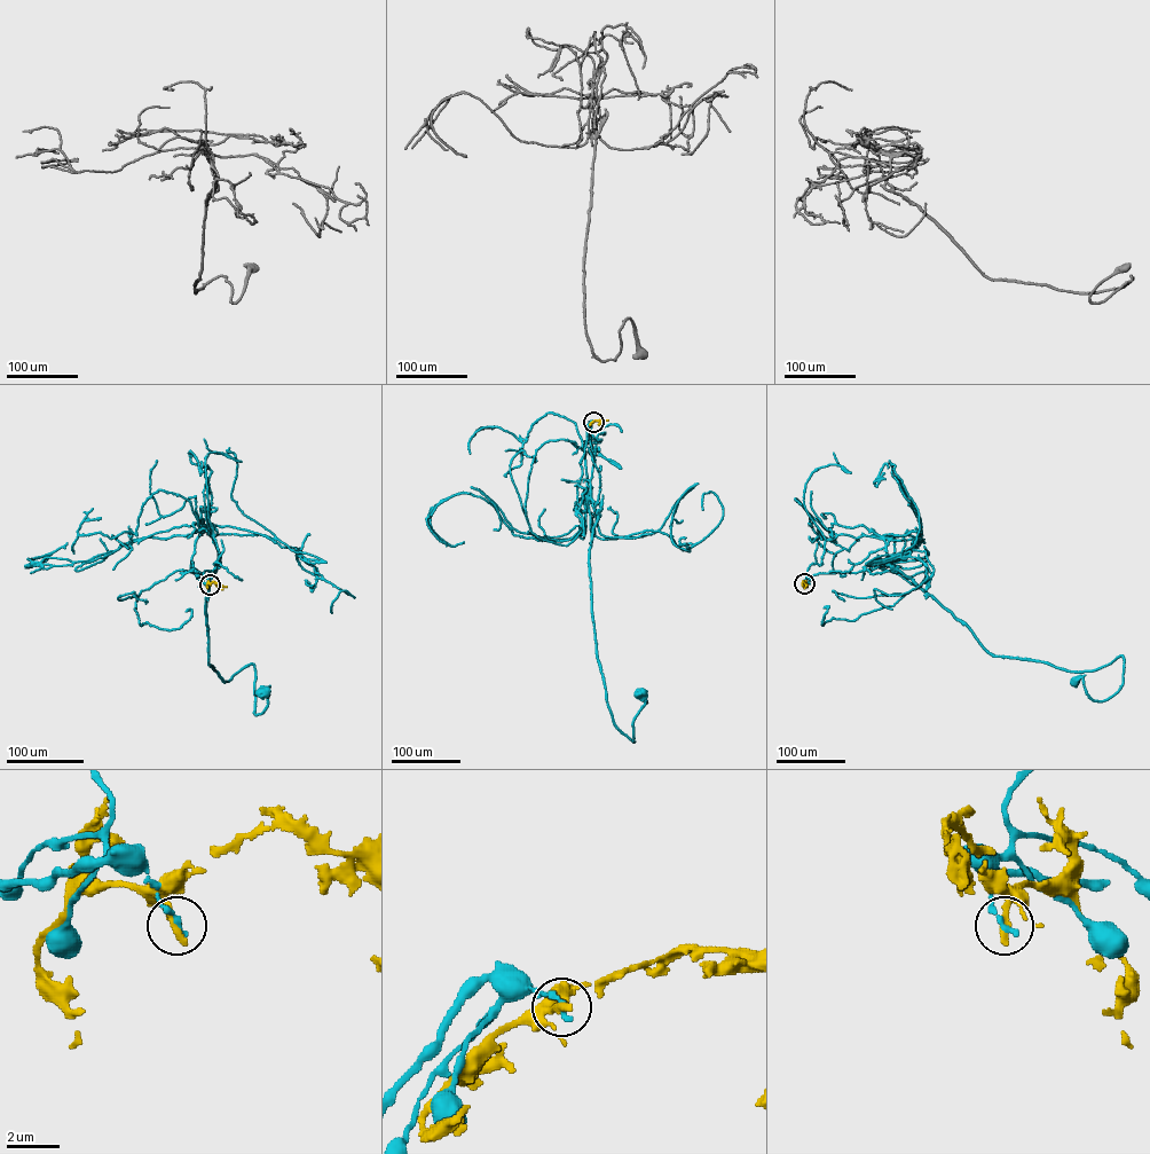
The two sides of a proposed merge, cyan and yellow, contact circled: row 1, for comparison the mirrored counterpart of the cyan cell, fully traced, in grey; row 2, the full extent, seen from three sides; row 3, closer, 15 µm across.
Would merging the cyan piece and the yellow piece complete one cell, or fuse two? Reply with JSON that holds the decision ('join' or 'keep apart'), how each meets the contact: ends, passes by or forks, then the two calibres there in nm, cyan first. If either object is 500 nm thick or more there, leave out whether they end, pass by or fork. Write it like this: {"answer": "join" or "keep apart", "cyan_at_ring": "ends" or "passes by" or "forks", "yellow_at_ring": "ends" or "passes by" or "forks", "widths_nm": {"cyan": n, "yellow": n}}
{"answer": "keep apart", "cyan_at_ring": "ends", "yellow_at_ring": "ends", "widths_nm": {"cyan": 280, "yellow": 300}}

